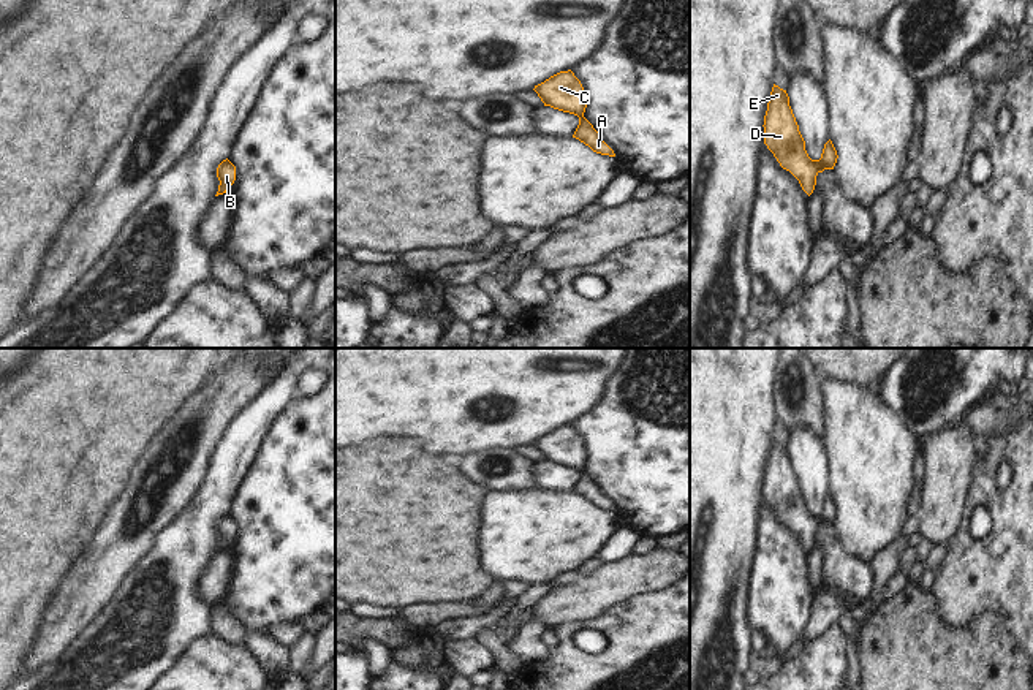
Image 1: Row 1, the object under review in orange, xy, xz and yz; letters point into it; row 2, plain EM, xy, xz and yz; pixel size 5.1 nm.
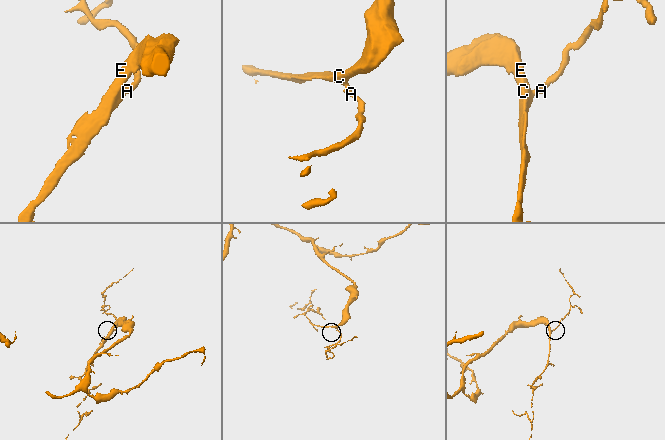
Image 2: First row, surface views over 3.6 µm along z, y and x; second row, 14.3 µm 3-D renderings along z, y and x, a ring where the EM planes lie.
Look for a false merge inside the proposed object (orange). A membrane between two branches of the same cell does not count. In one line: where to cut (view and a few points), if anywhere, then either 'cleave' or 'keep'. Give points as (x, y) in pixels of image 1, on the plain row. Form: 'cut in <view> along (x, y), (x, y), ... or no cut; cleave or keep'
no cut; keep

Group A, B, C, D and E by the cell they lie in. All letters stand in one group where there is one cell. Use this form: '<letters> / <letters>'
A B C D E

